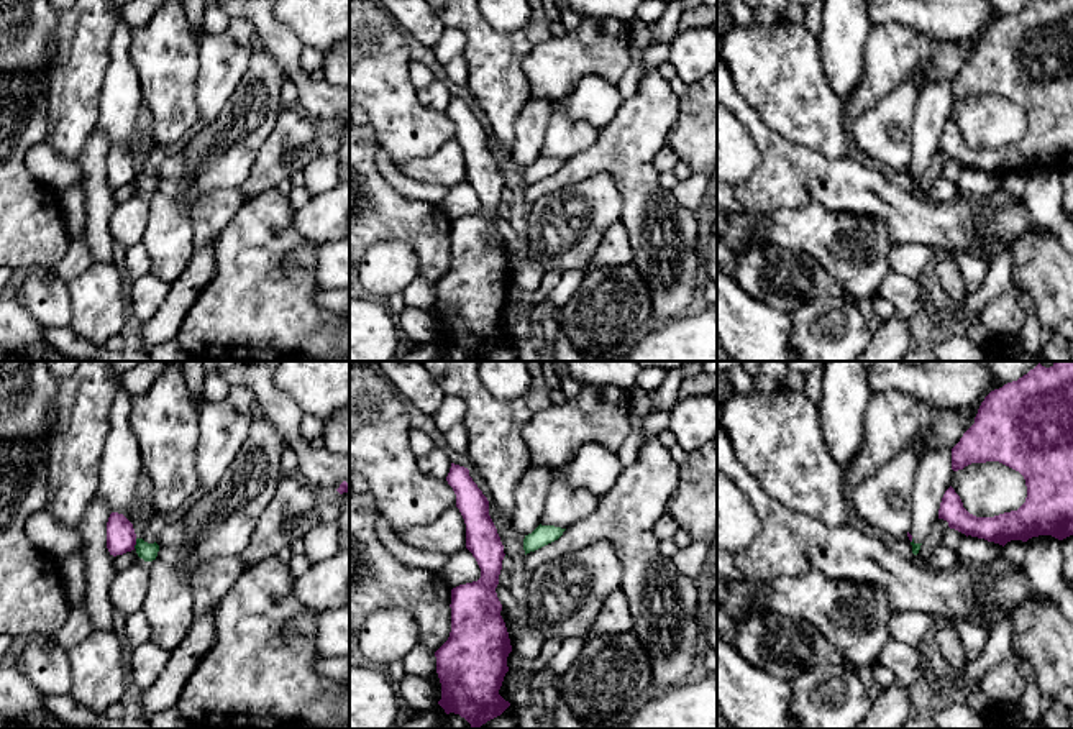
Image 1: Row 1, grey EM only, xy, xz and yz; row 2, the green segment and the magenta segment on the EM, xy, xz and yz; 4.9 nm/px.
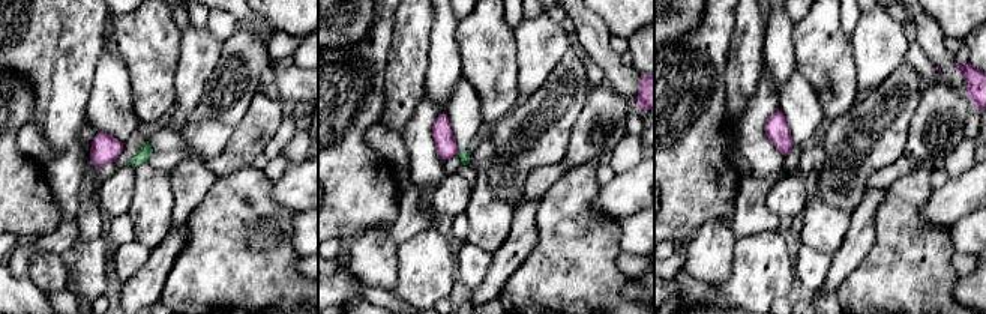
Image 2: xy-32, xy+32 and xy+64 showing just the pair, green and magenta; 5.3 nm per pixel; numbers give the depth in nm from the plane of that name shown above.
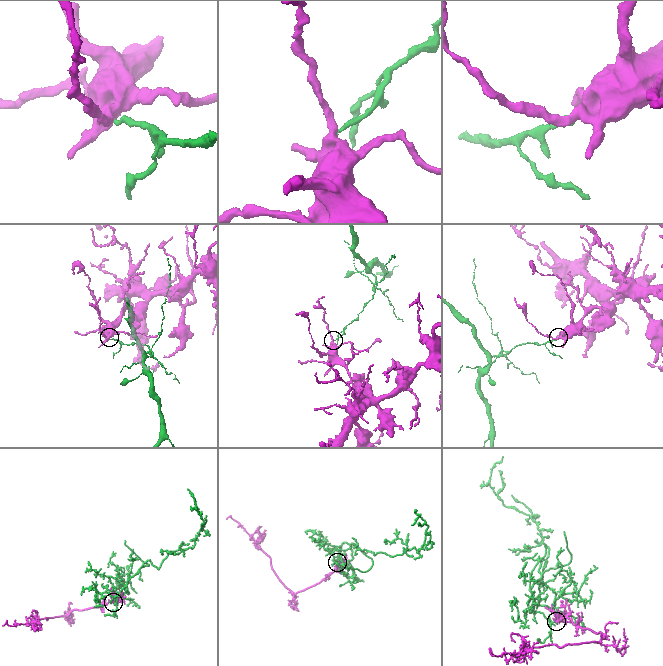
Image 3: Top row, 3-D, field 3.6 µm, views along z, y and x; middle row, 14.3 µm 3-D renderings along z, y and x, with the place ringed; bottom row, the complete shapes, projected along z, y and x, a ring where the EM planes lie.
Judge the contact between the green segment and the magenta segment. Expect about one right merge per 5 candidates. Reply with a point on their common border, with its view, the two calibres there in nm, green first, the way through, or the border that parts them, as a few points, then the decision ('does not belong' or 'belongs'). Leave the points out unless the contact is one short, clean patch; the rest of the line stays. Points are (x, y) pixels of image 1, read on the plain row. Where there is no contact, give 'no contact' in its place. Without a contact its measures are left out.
contact xy (136, 176); calibres 90 and 140 nm; border xy (136, 171), (133, 179); does not belong

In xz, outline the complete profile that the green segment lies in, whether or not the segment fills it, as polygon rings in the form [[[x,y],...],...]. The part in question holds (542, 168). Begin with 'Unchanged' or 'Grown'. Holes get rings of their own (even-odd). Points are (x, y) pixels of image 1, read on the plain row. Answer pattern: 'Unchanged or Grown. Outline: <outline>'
Unchanged. Outline: [[[540,156],[532,166],[525,167],[523,171],[525,187],[558,172],[564,163],[566,161],[561,159]]]

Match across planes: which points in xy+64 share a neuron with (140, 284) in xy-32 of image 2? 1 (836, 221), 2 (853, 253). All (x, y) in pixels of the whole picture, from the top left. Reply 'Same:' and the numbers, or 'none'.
Same: 2

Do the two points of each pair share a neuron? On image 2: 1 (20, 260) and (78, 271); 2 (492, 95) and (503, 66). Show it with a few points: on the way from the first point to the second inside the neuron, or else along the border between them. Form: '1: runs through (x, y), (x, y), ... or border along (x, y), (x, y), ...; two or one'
1: border along (74, 242), (62, 256); two
2: runs through (496, 87), (496, 74); one

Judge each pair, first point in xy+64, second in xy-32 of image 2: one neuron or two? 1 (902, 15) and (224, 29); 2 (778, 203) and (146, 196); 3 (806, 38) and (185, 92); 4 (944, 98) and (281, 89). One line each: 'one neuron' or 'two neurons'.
1: one neuron
2: two neurons
3: two neurons
4: two neurons

